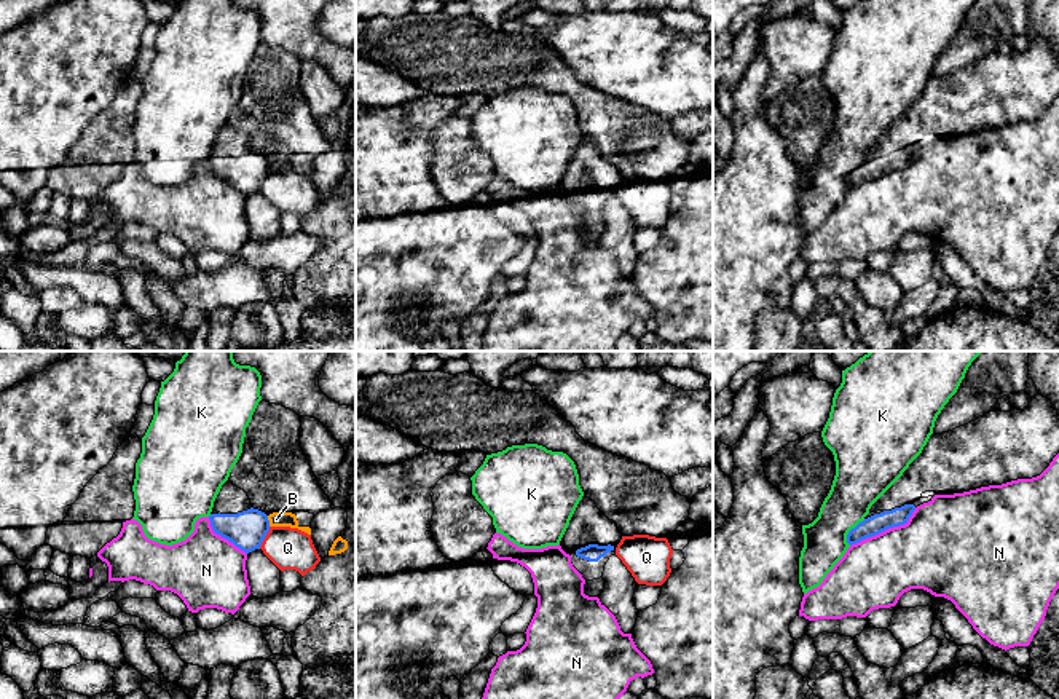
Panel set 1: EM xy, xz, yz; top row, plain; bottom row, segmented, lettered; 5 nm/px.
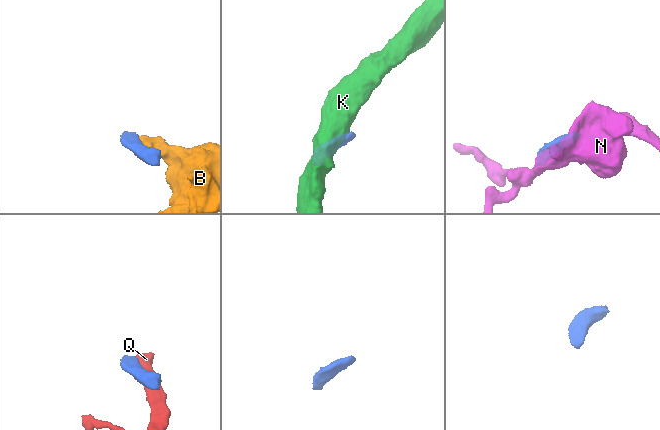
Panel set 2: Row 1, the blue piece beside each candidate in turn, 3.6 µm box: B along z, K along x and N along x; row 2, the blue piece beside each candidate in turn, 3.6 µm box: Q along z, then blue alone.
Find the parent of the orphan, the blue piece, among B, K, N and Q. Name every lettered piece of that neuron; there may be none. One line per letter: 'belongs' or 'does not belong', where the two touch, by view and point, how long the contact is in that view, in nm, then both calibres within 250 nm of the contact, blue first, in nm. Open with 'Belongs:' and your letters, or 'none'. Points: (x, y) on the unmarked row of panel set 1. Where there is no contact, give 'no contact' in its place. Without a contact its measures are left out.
Belongs: none
B: does not belong | xy (268, 163) | 60 nm | 190/80 nm
K: does not belong | yz (850, 173) | 160 nm | 100/260 nm
N: does not belong | yz (884, 173) | 380 nm | 100/360 nm
Q: does not belong | xy (263, 181) | 130 nm | 190/220 nm

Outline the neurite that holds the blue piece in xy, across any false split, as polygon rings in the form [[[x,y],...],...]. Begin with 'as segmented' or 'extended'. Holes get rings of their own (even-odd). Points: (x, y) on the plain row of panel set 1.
extended; [[[226,123],[209,158],[214,176],[233,185],[246,196],[260,192],[270,174],[268,158],[250,148],[247,136]]]

